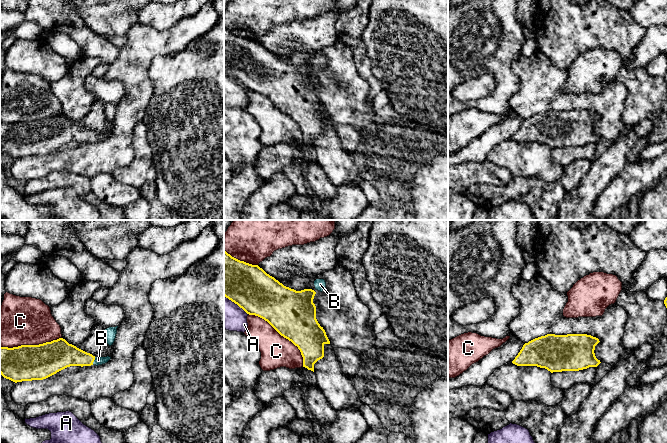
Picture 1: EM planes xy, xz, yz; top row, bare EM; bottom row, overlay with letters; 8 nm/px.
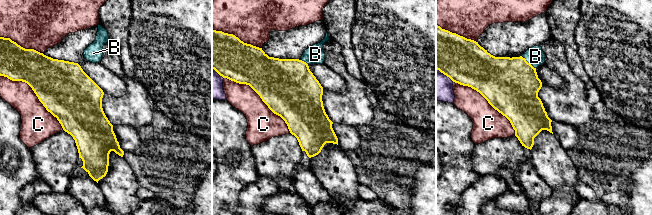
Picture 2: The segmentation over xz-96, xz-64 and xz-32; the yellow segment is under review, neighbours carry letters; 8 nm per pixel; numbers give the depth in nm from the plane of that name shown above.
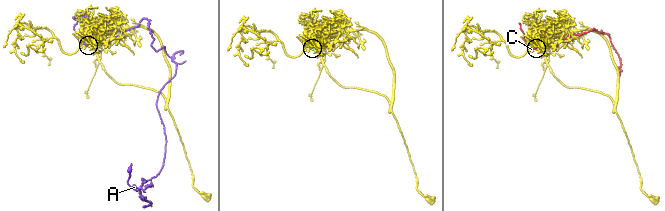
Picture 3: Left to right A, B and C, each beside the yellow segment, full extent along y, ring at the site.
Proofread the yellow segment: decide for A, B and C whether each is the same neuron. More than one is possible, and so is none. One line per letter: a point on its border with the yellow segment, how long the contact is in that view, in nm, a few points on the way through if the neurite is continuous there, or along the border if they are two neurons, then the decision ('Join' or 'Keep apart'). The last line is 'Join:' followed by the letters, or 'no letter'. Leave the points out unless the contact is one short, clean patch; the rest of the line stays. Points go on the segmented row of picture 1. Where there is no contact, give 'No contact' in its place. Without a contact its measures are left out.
A: Touches yellow at xz (236, 303). Shared border 240 nm. Boundary: xz (224, 295), (247, 314). Keep apart
B: Touches yellow at xy (93, 361). Shared border 70 nm. Path across: xy (63, 355), (71, 355), (93, 361), (98, 360). Join
C: Touches yellow at xz (282, 335). Shared border 600 nm. Keep apart
Join: B

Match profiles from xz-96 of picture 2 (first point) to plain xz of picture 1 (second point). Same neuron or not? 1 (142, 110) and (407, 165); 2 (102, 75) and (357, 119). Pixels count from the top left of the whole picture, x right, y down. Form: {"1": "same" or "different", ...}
{"1": "different", "2": "different"}

